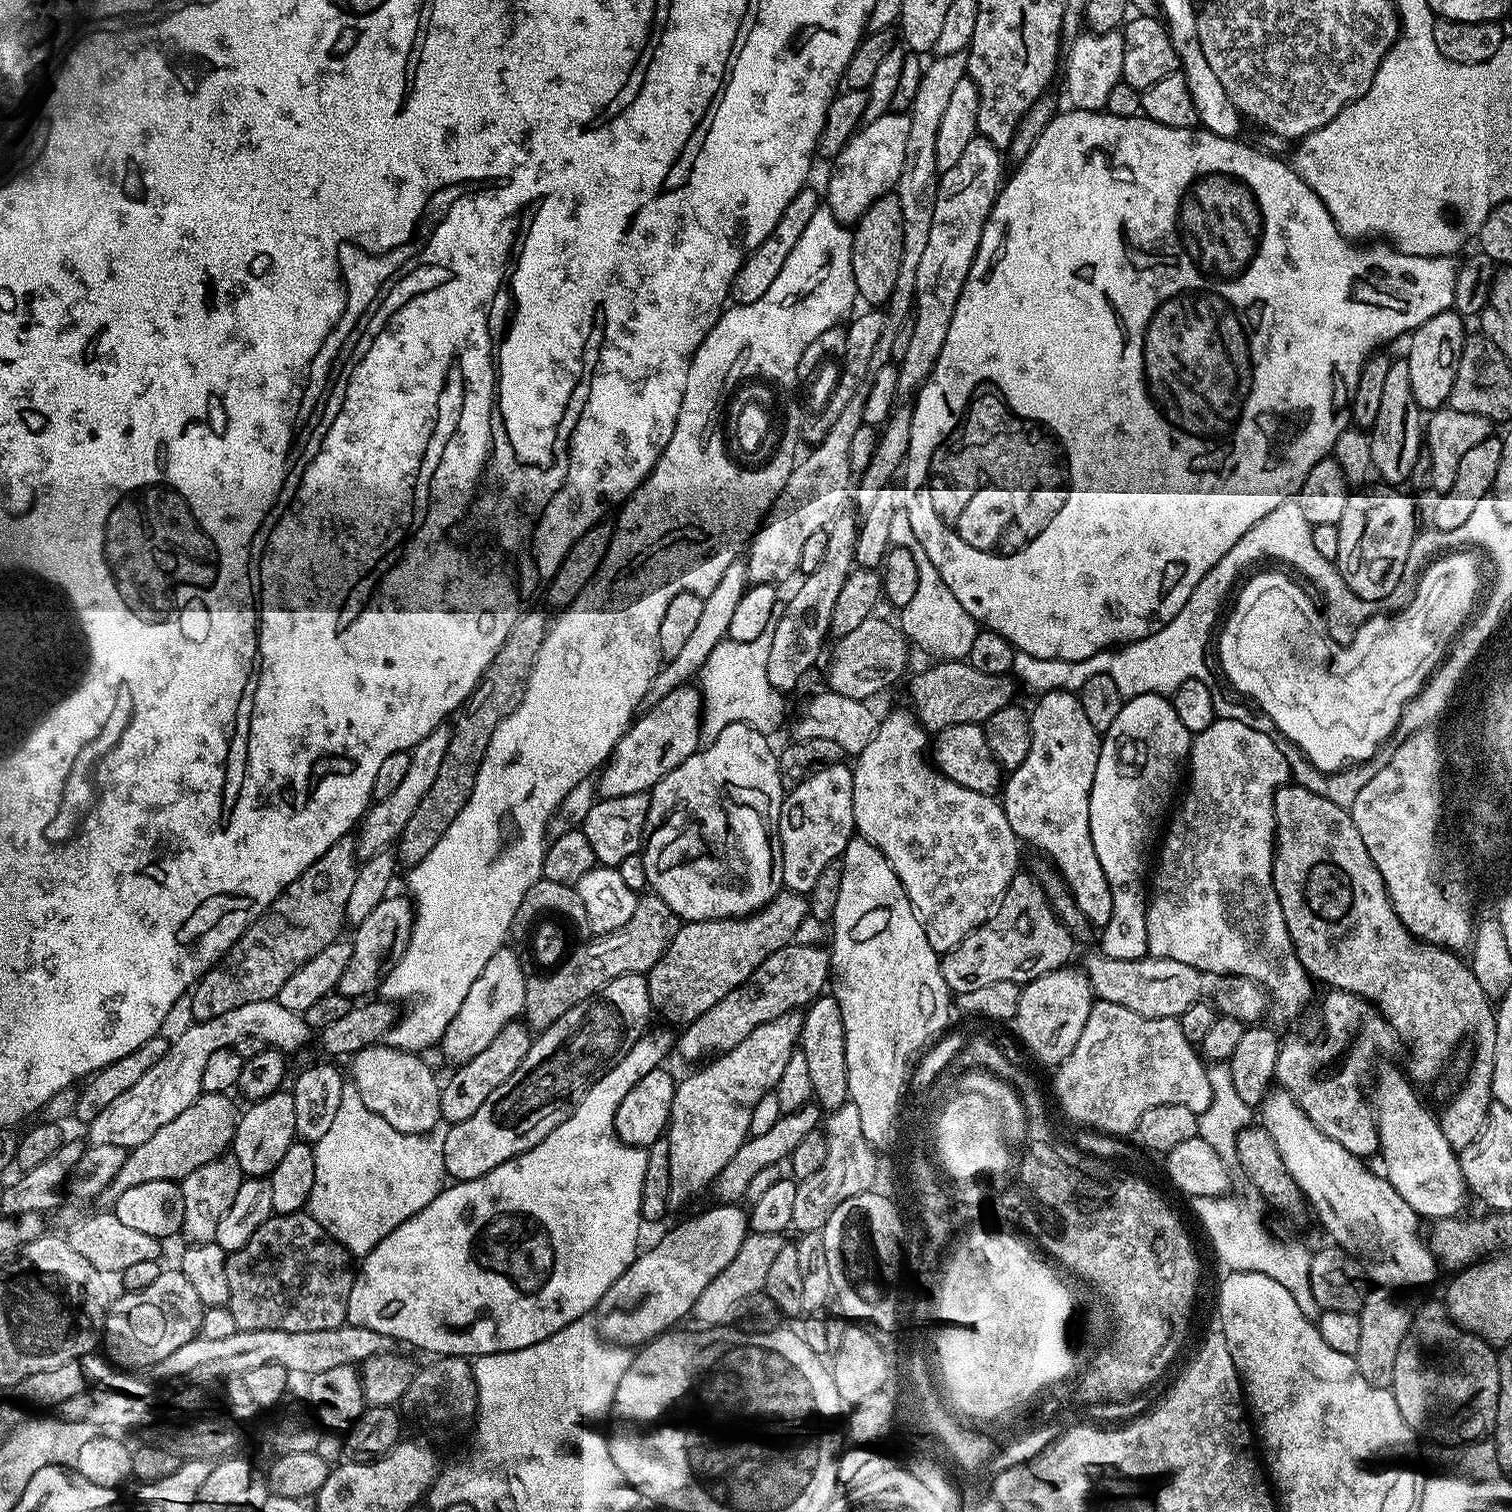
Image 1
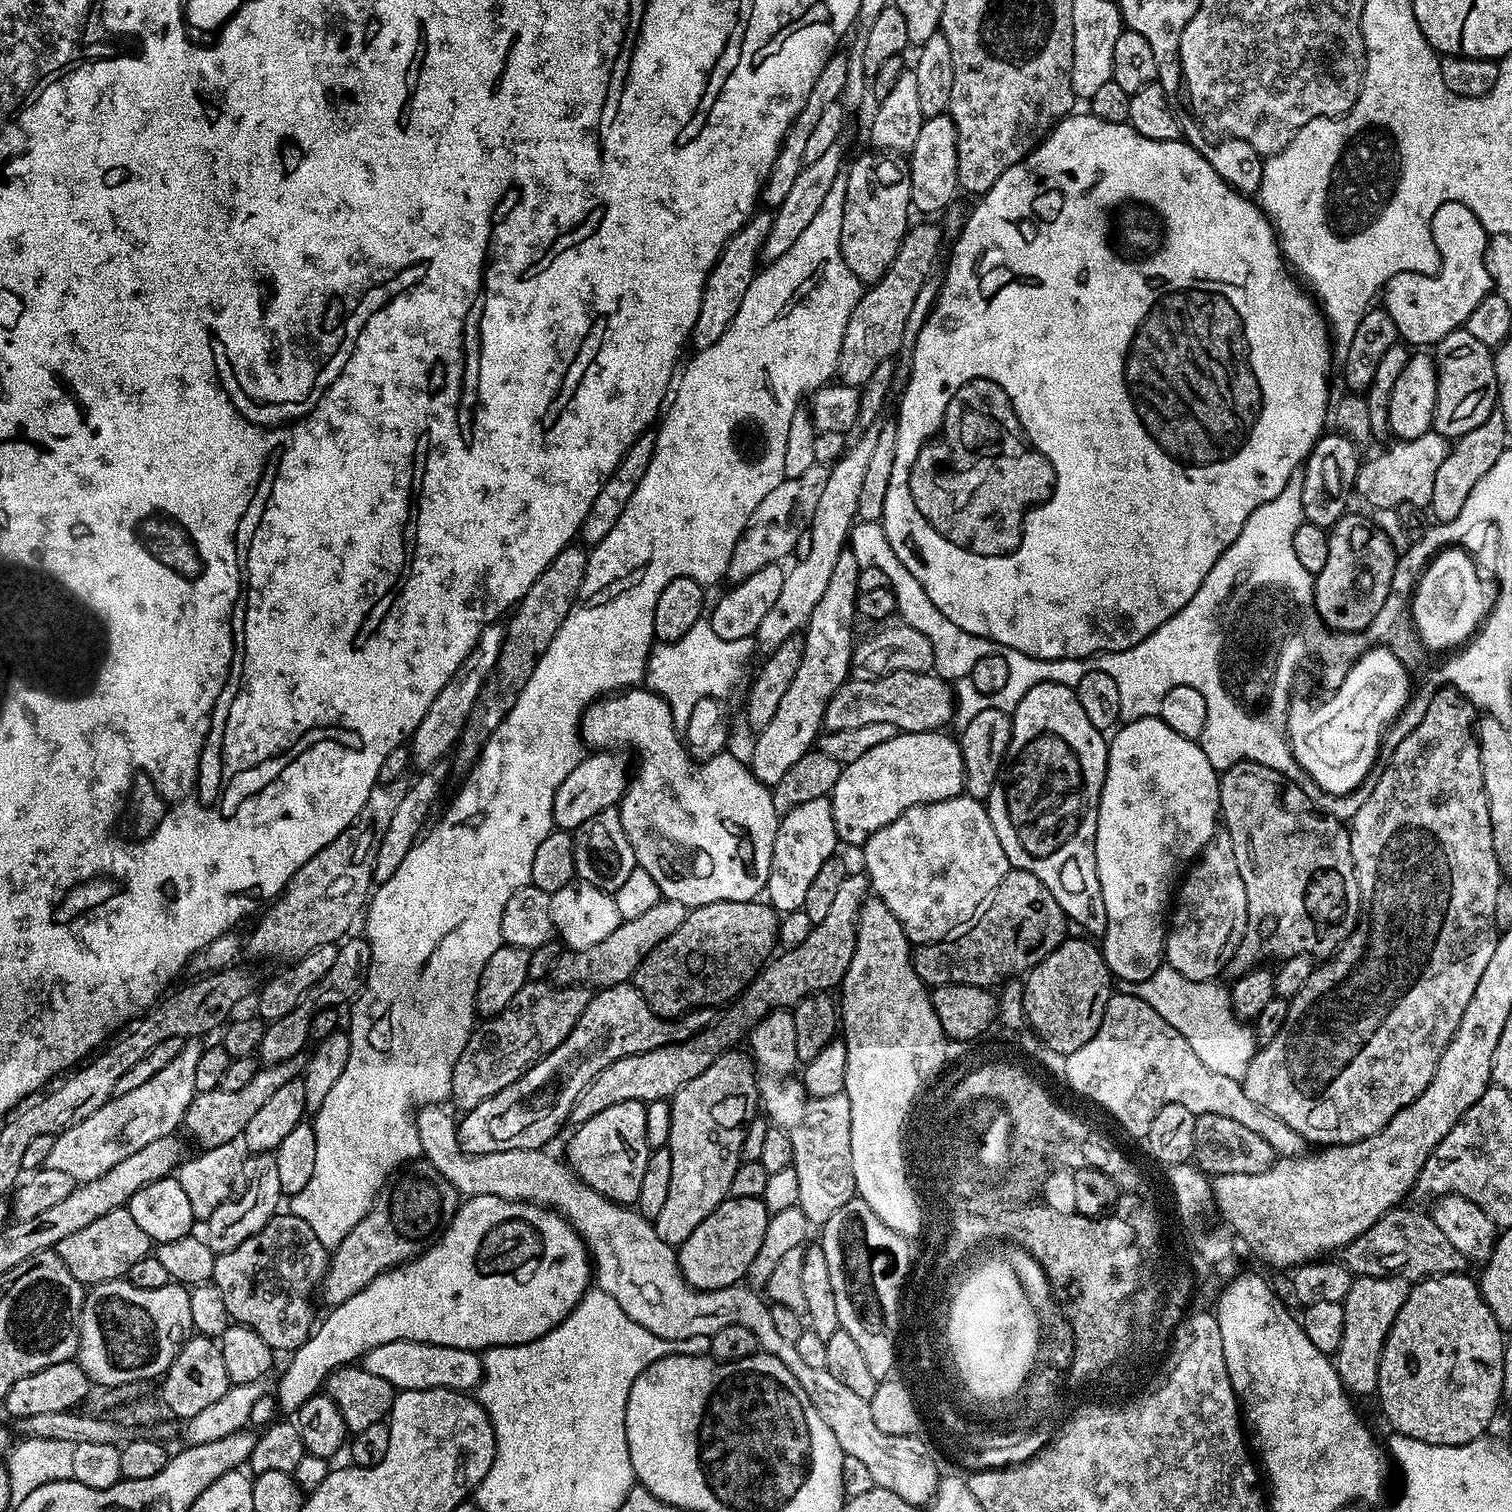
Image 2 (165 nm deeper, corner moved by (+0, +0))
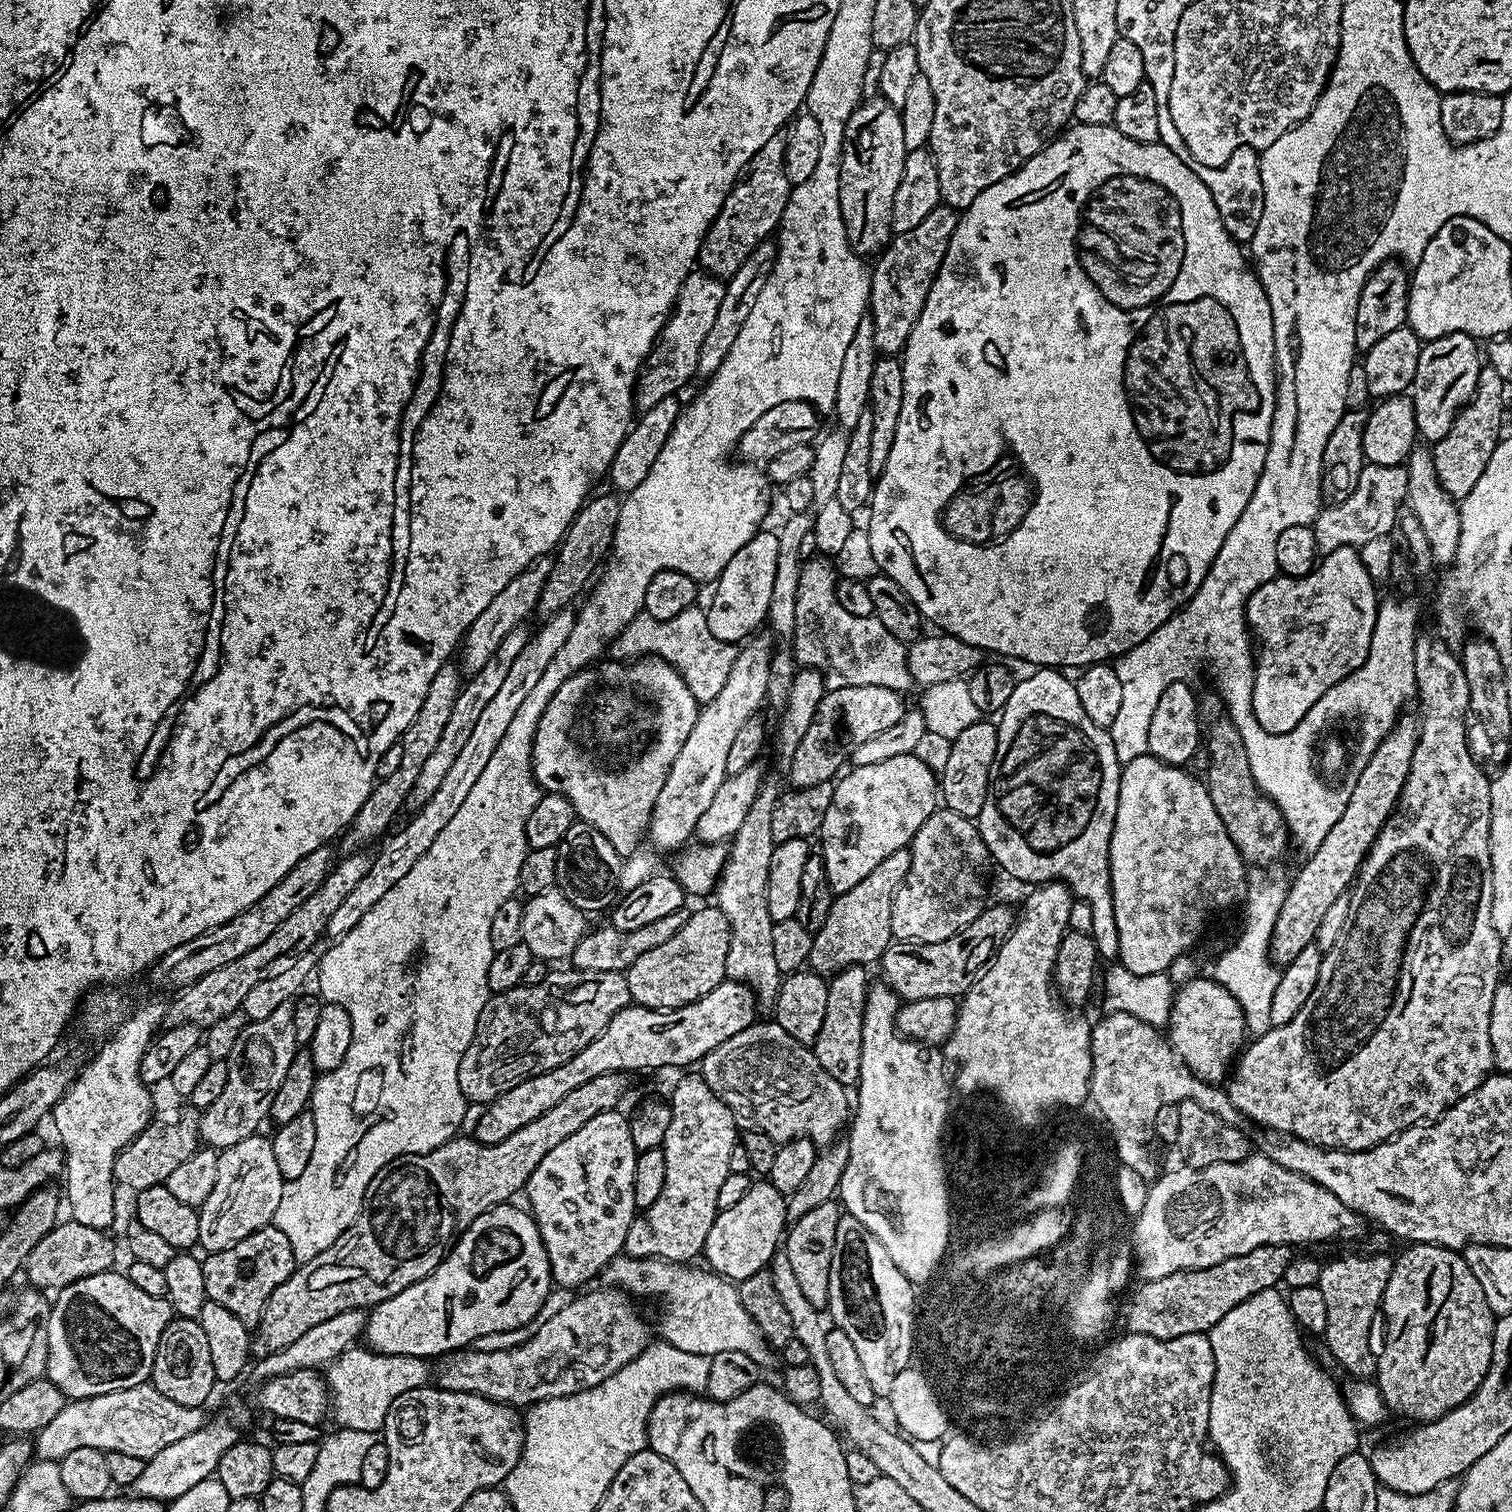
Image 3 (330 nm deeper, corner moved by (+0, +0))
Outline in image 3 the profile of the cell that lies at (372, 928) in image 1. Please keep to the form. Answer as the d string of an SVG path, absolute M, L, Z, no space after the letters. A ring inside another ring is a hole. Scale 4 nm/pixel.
M291 1003L278 1006L268 1017L245 1026L227 1058L230 1086L226 1086L214 1106L203 1109L198 1116L200 1138L207 1147L223 1150L238 1146L238 1142L261 1131L260 1123L269 1119L270 1102L274 1102L274 1094L278 1094L278 1086L282 1086L282 1078L286 1078L286 1070L294 1062L297 1047Z

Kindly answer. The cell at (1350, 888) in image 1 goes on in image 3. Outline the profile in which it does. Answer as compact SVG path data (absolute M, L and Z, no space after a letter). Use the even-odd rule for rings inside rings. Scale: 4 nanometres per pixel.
M1231 719L1216 720L1206 728L1206 752L1208 748L1208 776L1206 783L1210 802L1218 810L1218 818L1226 826L1229 838L1238 846L1245 865L1268 864L1284 852L1286 825L1284 815L1269 796L1254 782L1250 774L1250 758L1246 758L1246 746L1242 734L1236 729Z

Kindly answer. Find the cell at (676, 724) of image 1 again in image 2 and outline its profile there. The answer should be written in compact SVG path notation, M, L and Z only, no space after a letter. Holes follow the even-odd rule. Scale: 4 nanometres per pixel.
M596 750L585 755L562 778L562 786L558 786L558 794L554 794L554 806L552 807L552 822L557 829L575 830L586 822L594 814L598 814L607 808L616 808L619 805L621 796L628 788L630 779L630 768L619 756L616 750Z

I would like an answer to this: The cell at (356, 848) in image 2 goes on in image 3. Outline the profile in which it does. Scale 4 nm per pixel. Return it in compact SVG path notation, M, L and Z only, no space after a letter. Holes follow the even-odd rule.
M455 663L444 664L438 670L438 674L434 674L434 682L430 682L430 690L426 690L426 698L422 702L418 714L414 714L414 722L410 722L410 726L406 726L406 730L399 738L398 743L402 746L402 759L398 761L398 767L395 768L394 774L390 774L390 778L385 780L377 780L373 784L371 794L366 798L366 802L362 802L358 814L343 833L342 841L344 840L345 849L343 851L345 853L367 849L369 847L367 844L375 836L383 837L393 827L391 824L395 822L396 815L400 811L402 813L405 811L408 795L414 787L418 773L422 771L422 765L432 751L438 747L438 741L442 738L446 722L450 718L450 714L454 714L454 702L458 698L461 687L462 673Z

